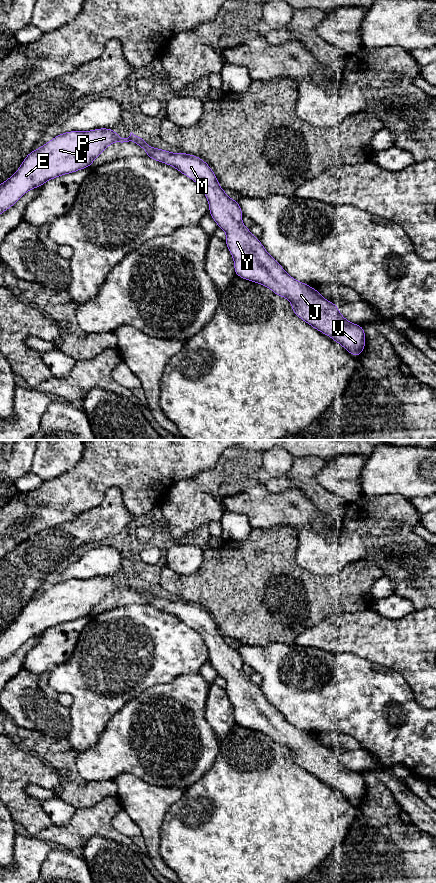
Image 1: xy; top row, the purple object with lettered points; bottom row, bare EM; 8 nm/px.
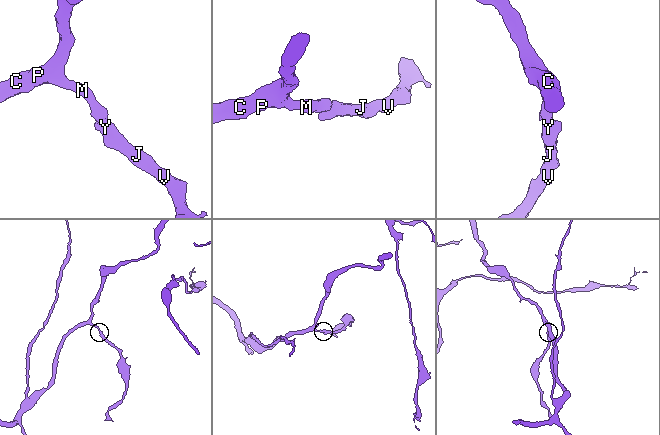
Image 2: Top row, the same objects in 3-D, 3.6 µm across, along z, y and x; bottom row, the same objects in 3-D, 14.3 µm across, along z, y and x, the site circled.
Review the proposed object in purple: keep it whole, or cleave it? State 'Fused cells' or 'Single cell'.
Single cell

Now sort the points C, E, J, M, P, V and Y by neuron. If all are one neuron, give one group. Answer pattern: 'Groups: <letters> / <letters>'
Groups: C E J M P V Y

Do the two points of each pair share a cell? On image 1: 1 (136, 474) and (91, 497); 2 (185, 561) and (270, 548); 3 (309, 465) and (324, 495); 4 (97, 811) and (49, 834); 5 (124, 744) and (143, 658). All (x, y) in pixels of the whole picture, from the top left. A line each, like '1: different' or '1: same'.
1: same
2: different
3: same
4: same
5: different

